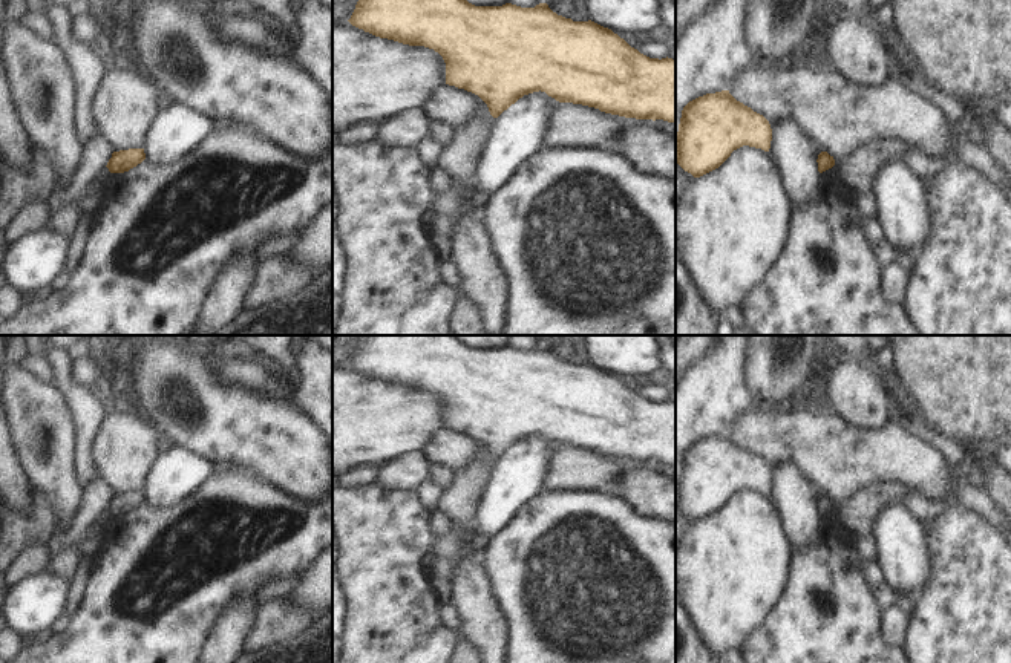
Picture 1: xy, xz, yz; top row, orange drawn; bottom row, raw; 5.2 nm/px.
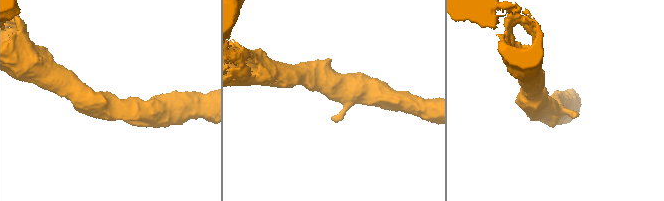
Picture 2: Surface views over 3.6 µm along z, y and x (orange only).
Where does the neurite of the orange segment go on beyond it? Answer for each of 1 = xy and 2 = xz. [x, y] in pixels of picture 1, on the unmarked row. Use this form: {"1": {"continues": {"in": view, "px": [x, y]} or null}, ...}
{"1": {"continues": null}, "2": {"continues": null}}

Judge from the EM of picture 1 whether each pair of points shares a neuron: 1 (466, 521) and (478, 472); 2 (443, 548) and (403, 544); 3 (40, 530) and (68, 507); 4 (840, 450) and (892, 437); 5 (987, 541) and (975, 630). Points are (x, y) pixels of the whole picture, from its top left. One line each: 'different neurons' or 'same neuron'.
1: same neuron
2: different neurons
3: different neurons
4: same neuron
5: same neuron

